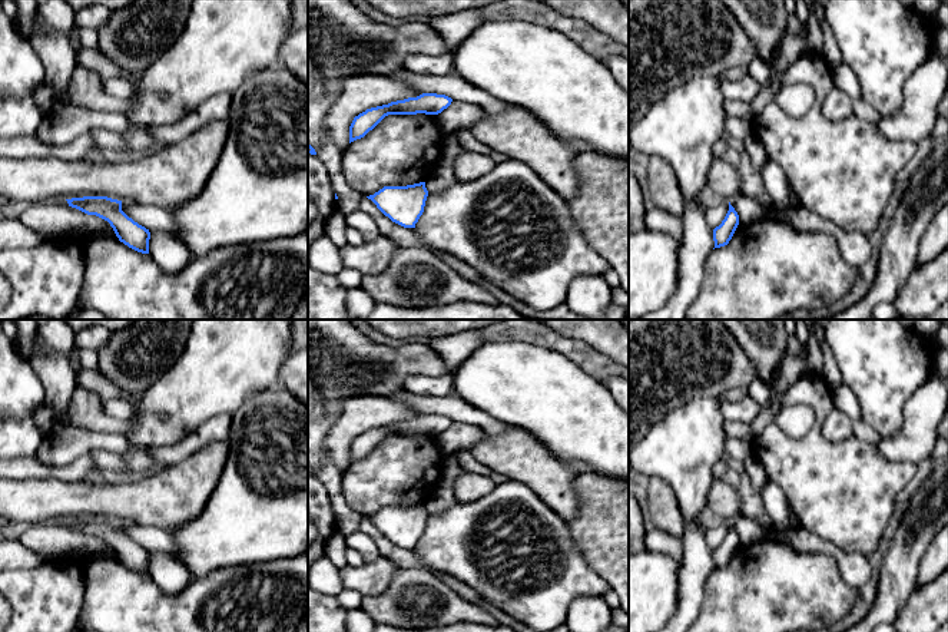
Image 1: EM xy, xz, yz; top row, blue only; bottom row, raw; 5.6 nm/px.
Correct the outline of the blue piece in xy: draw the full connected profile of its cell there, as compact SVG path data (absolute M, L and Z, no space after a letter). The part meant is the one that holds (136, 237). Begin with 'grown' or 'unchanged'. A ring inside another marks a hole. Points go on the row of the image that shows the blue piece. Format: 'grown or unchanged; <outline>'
unchanged; M83 196L66 201L72 208L107 221L119 241L129 248L142 254L149 254L149 229L135 222L122 211L122 201L107 196Z

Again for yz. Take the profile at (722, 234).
unchanged; M729 202L729 211L719 226L713 229L715 248L720 248L729 244L736 228L739 225L739 215Z

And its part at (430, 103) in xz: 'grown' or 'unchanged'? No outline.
unchanged

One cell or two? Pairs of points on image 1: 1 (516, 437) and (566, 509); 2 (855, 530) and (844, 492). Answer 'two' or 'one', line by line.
1: one
2: one

